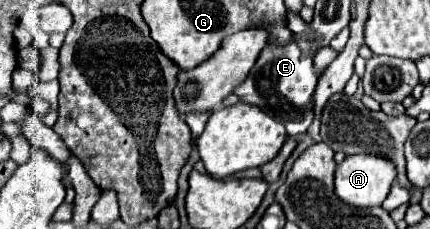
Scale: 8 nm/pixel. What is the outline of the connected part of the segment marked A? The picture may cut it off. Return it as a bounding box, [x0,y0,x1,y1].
[334,153,396,209]

